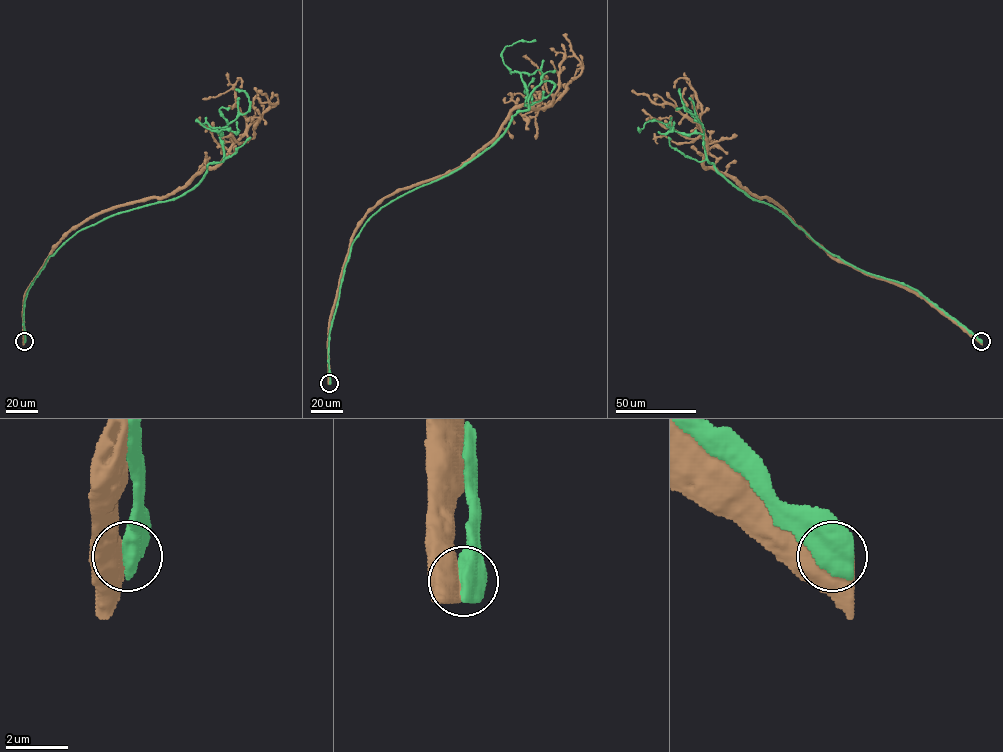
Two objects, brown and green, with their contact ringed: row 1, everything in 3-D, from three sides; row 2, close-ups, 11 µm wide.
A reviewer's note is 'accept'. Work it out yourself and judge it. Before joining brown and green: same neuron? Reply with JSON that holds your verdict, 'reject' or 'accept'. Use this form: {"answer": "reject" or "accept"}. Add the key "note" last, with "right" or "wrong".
{"answer": "reject", "note": "wrong"}

